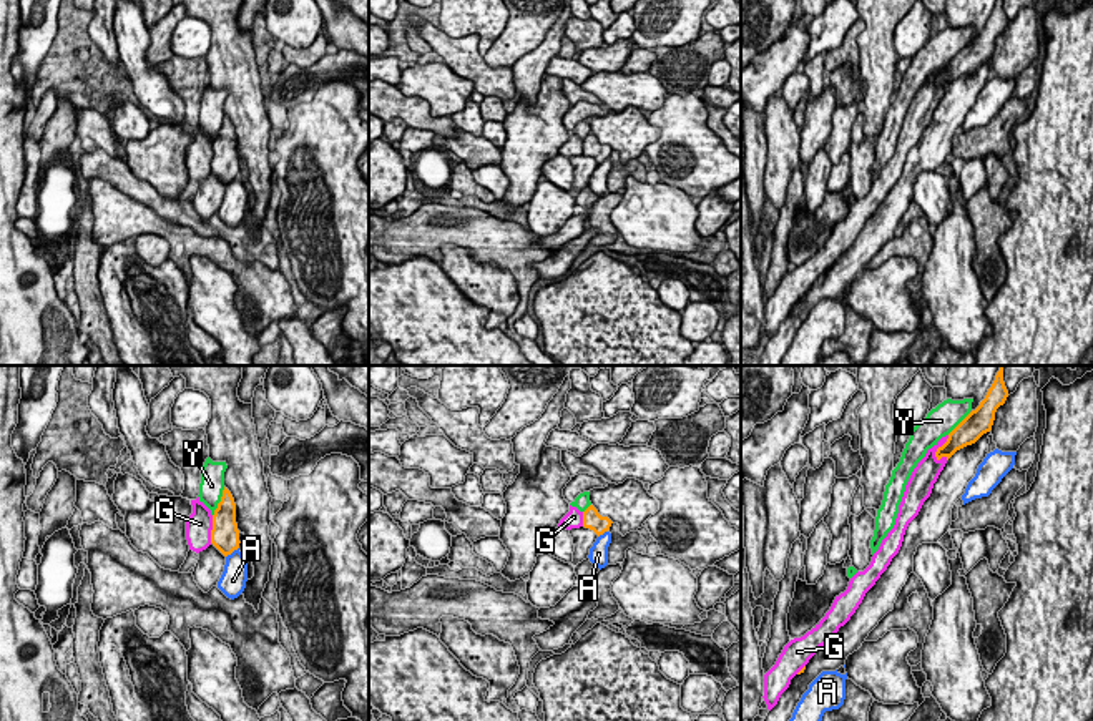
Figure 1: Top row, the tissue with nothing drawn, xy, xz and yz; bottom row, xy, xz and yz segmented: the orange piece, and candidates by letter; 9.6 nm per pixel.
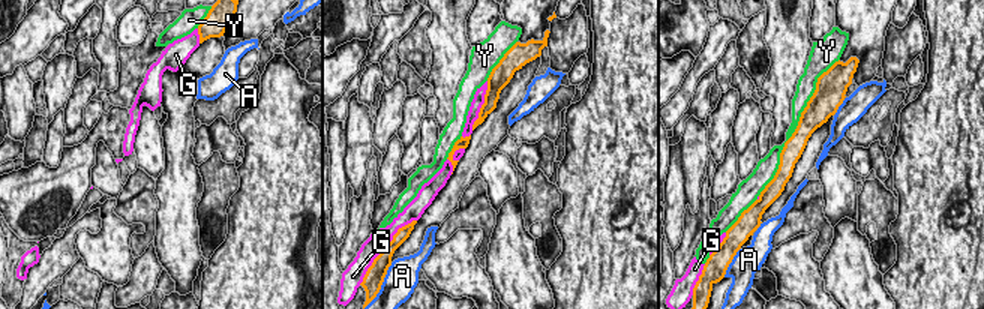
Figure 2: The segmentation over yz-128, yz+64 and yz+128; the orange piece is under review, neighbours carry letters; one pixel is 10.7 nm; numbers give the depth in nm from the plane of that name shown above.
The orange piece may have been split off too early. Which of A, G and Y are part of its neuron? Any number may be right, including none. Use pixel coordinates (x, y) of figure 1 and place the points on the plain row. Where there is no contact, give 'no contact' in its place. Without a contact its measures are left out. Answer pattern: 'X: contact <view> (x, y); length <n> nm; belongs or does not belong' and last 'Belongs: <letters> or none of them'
A: contact xy (231, 180); length 160 nm; does not belong
G: contact yz (937, 77); length 280 nm; does not belong
Y: contact xy (220, 130); length 320 nm; belongs
Belongs: Y

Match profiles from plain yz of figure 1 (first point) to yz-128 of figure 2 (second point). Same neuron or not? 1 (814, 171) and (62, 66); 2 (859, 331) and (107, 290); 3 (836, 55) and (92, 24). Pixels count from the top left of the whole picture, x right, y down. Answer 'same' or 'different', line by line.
1: same
2: different
3: same

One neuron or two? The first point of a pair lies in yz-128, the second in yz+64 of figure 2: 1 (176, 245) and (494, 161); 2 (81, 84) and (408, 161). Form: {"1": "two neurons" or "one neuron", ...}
{"1": "one neuron", "2": "one neuron"}

